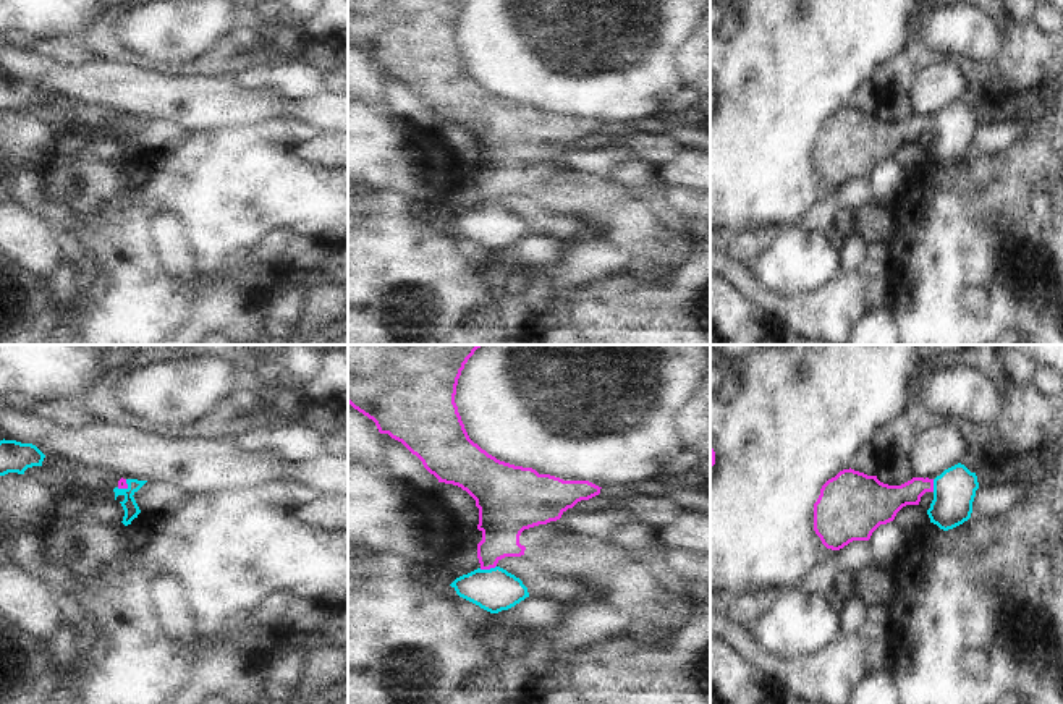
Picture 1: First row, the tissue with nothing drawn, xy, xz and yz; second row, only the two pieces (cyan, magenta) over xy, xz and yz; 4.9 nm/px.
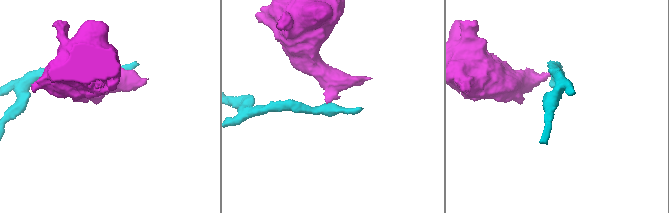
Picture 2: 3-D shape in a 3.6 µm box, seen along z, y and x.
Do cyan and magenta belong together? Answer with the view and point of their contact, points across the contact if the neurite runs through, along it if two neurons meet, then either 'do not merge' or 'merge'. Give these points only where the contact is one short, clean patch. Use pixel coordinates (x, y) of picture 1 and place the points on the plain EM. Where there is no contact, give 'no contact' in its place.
xz (487, 207) | along xz (495, 203), (479, 206) | do not merge

